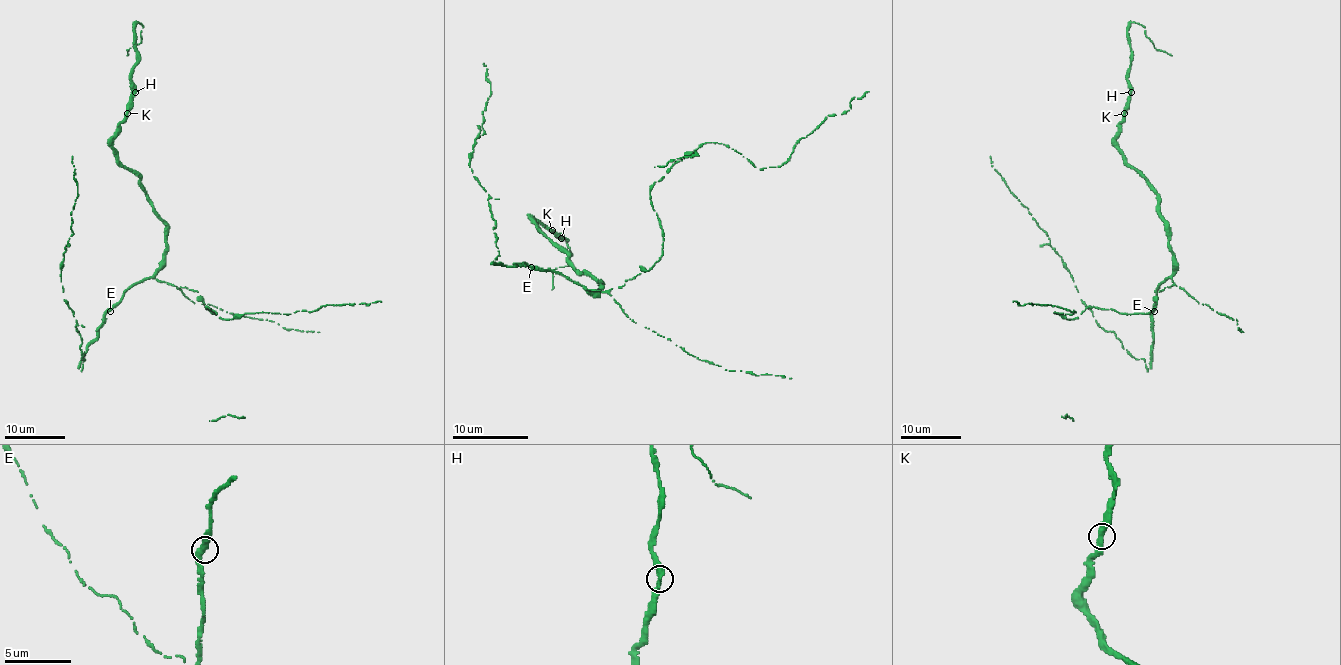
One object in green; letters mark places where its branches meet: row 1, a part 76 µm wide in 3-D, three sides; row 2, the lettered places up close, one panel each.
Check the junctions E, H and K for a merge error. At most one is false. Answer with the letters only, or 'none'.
none

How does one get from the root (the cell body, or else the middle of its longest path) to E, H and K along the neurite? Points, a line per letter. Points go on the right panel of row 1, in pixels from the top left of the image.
E: (1162, 283), (1156, 291), (1156, 307), (1153, 310)
H: (1162, 283), (1173, 272), (1168, 222), (1161, 215), (1155, 189), (1126, 162), (1115, 141), (1131, 92)
K: (1162, 283), (1173, 272), (1168, 222), (1161, 215), (1155, 189), (1126, 162), (1115, 141), (1118, 122), (1124, 113)

